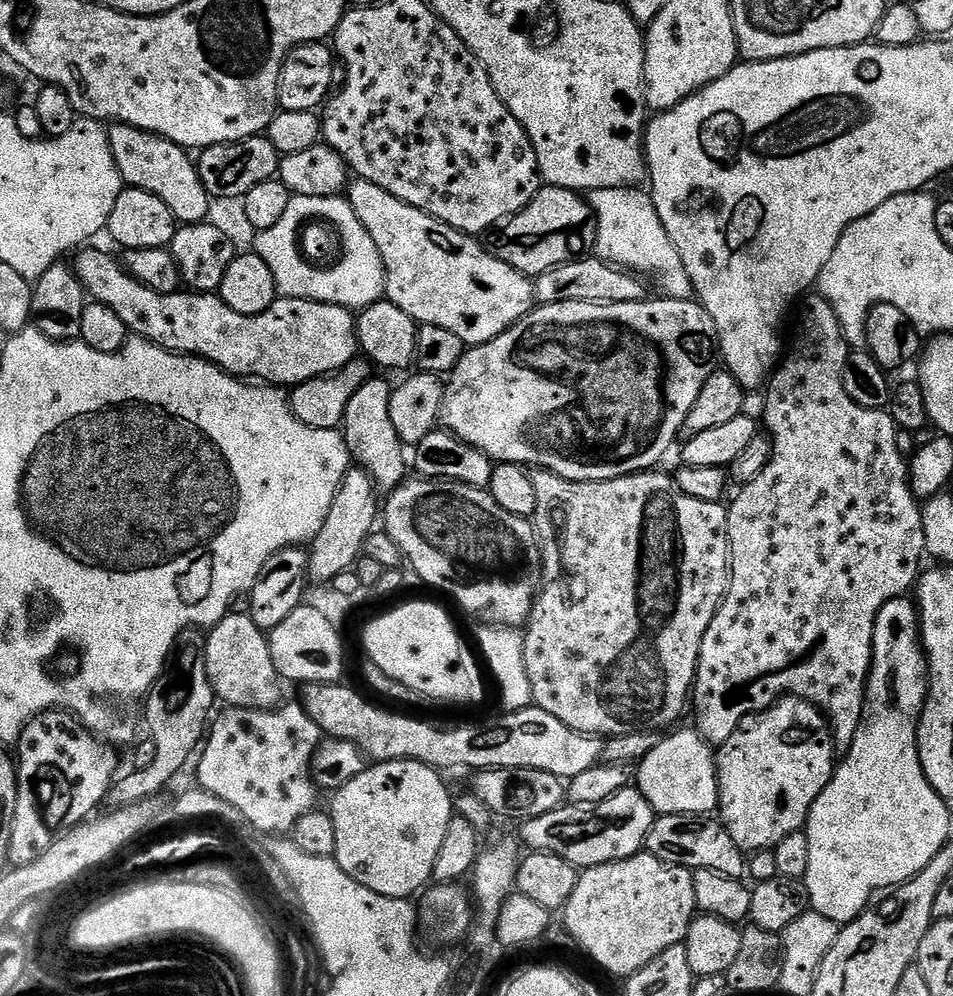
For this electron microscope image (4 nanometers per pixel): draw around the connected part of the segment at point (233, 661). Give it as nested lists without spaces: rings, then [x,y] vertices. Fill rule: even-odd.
[[[228,613],[211,627],[206,642],[207,677],[223,705],[240,709],[270,709],[281,703],[282,682],[274,668],[267,635],[254,623],[251,615]]]

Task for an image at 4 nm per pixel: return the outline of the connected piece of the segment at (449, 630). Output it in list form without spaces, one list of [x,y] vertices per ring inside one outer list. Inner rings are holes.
[[[416,600],[374,617],[364,628],[364,648],[368,651],[367,659],[386,670],[390,678],[402,682],[402,686],[414,690],[417,697],[429,696],[432,700],[464,704],[467,700],[478,699],[484,692],[477,657],[474,652],[472,657],[471,650],[464,645],[447,610],[436,604]]]

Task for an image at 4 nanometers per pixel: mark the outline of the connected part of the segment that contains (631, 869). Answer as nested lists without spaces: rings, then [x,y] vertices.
[[[647,854],[585,868],[580,872],[578,886],[574,886],[574,894],[570,894],[562,909],[563,926],[572,936],[573,945],[580,947],[594,963],[621,978],[630,977],[662,950],[684,943],[690,922],[698,912],[692,874],[693,869],[667,864]]]

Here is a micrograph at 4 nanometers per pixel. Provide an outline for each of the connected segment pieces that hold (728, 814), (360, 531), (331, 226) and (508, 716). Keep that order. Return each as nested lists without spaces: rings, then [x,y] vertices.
[[[782,696],[769,708],[763,708],[761,712],[750,712],[746,718],[742,718],[742,722],[734,730],[734,734],[730,734],[730,738],[726,738],[726,742],[719,745],[718,751],[715,753],[716,777],[718,778],[718,790],[720,791],[718,816],[724,829],[728,831],[730,838],[734,838],[734,842],[740,847],[741,852],[751,854],[760,852],[764,848],[773,849],[778,842],[782,842],[782,838],[786,838],[786,834],[794,834],[807,825],[812,804],[818,798],[818,794],[822,794],[822,790],[832,777],[834,771],[832,752],[834,753],[834,741],[828,722],[824,718],[824,713],[819,708],[814,707],[809,700],[802,700],[798,696]]]
[[[352,466],[342,478],[338,494],[330,506],[330,514],[322,522],[322,530],[310,542],[308,554],[308,580],[332,582],[335,576],[351,569],[360,559],[368,535],[378,524],[378,489],[364,468]]]
[[[343,195],[327,196],[326,198],[310,198],[309,196],[293,196],[290,206],[286,206],[286,214],[278,218],[278,226],[270,226],[270,230],[256,232],[254,251],[270,266],[270,270],[277,278],[289,276],[296,288],[301,288],[304,294],[328,294],[331,303],[363,310],[374,302],[378,302],[385,295],[384,263],[378,246],[374,246],[374,238],[362,226],[358,214],[348,205]]]
[[[344,682],[335,684],[303,685],[302,703],[306,714],[318,722],[321,733],[334,740],[345,740],[354,746],[369,761],[416,760],[420,764],[428,764],[437,770],[444,768],[529,768],[530,770],[546,770],[546,774],[554,774],[567,782],[582,774],[582,770],[590,770],[598,762],[604,751],[604,740],[598,736],[587,736],[578,730],[570,730],[554,714],[546,714],[546,710],[538,707],[523,708],[517,712],[504,712],[497,720],[488,720],[485,724],[464,724],[461,728],[435,728],[424,720],[415,720],[412,716],[403,716],[400,712],[387,712],[376,704],[371,704],[360,692],[347,688]]]

